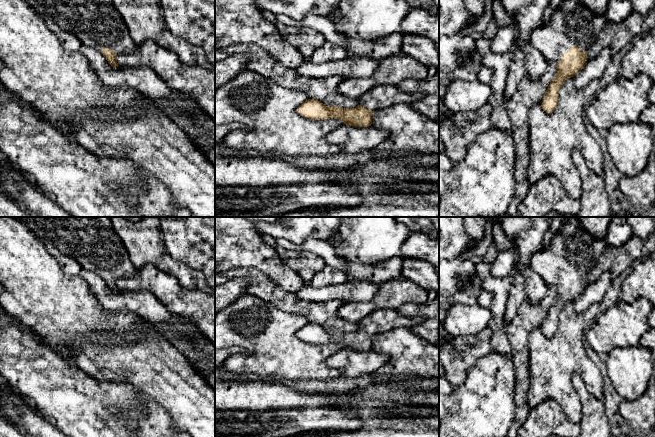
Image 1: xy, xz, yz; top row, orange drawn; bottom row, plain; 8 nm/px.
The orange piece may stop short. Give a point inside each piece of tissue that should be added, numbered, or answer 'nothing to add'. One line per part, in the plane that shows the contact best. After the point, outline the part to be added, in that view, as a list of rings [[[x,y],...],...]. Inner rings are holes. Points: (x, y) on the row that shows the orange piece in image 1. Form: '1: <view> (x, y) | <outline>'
1: yz (572, 24) | [[[562,0],[560,5],[554,9],[548,24],[542,24],[531,33],[530,41],[548,62],[560,62],[563,54],[573,46],[577,46],[581,52],[588,51],[597,40],[607,22],[605,15],[594,15],[589,8],[583,6],[580,0]]]

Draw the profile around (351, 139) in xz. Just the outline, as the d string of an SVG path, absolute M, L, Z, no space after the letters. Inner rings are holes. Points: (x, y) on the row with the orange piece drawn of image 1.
M343 124L330 132L325 140L328 144L339 146L341 153L353 154L375 148L385 141L388 135L387 130L373 126L356 127Z

